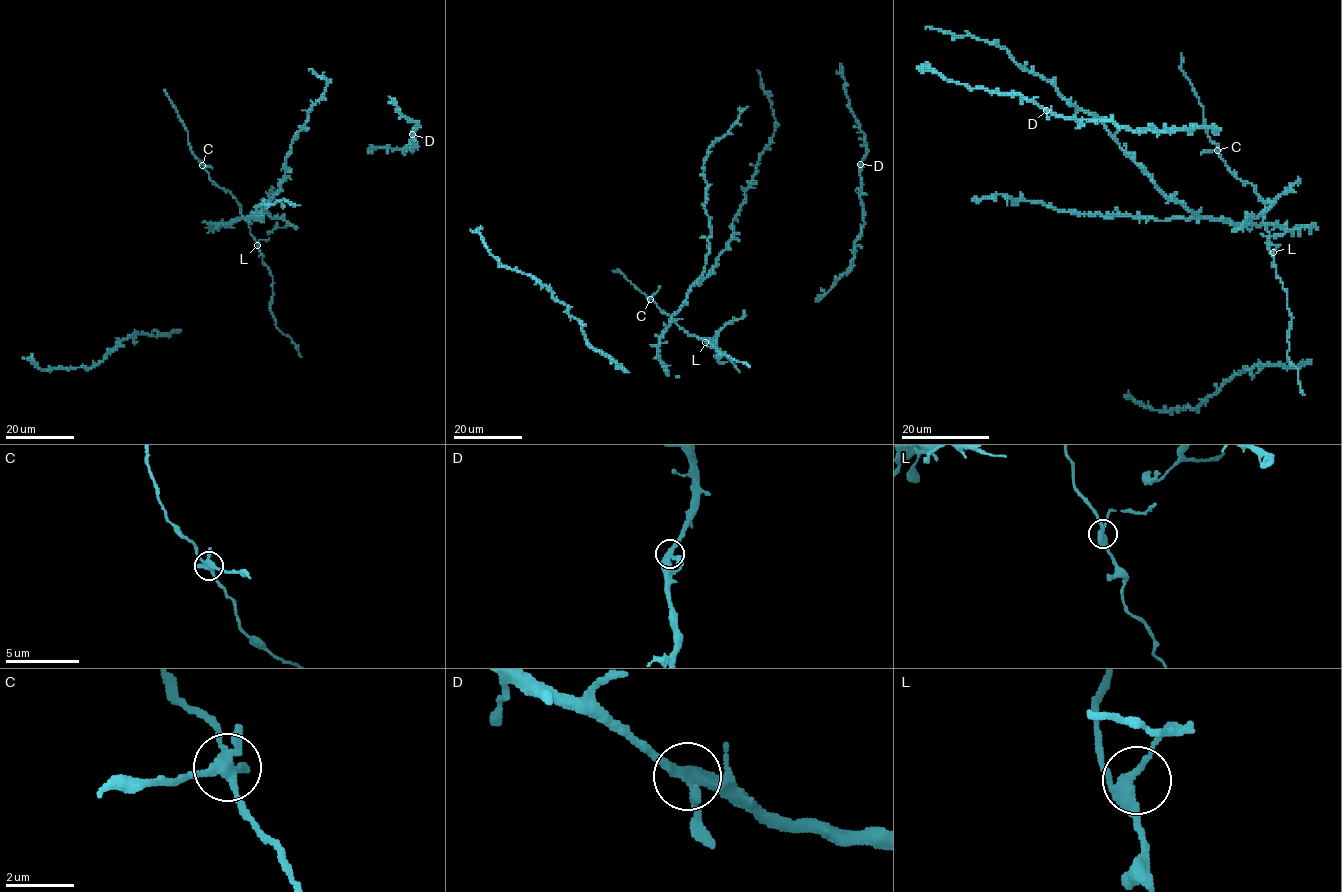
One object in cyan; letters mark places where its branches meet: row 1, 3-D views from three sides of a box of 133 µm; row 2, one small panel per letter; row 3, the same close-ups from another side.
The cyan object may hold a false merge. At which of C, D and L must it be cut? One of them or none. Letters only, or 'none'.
C

